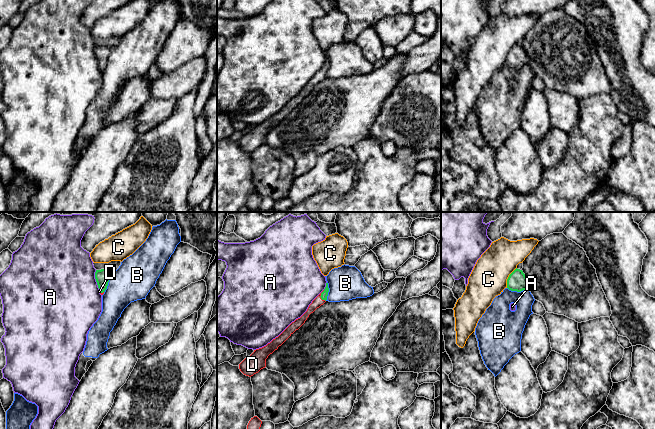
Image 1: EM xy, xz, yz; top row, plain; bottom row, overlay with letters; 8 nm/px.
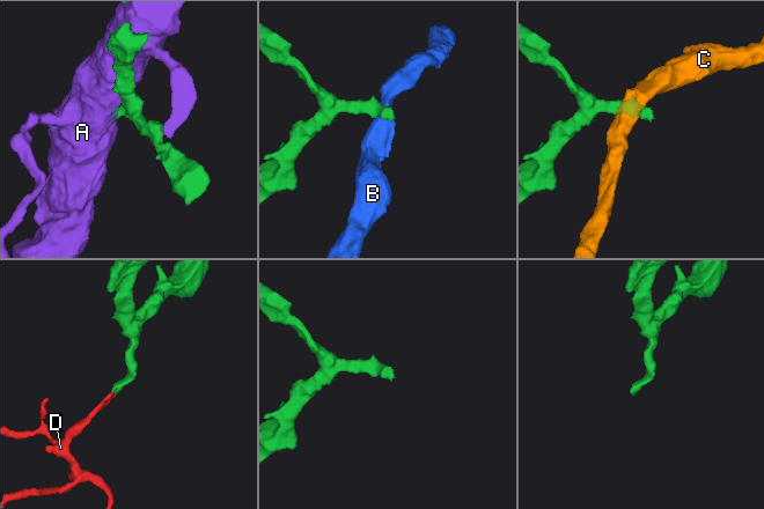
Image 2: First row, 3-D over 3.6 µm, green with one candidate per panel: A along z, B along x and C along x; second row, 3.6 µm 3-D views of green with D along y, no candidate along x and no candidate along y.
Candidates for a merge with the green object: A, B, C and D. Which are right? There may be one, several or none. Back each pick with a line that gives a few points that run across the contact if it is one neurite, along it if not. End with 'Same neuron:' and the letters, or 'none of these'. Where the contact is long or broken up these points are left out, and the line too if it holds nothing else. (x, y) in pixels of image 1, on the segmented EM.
D: Line: xz (324, 294), (320, 296), (317, 302)
Same neuron: D

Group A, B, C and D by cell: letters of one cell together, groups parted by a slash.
A / B / C / D

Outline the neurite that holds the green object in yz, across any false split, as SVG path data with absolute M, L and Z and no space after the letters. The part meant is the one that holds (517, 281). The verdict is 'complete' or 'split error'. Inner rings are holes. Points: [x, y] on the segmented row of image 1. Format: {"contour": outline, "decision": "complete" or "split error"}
{"contour": "M515 269L507 279L507 288L511 291L521 292L529 289L527 278L522 270Z", "decision": "complete"}

